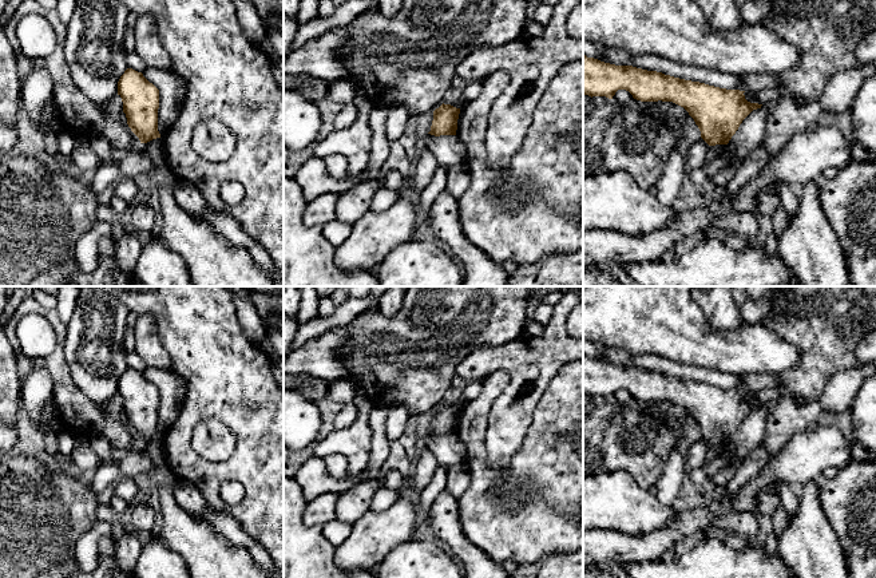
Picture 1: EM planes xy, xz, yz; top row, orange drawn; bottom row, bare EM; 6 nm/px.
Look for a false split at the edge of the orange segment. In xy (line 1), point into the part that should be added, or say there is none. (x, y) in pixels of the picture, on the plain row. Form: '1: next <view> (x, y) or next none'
1: next none

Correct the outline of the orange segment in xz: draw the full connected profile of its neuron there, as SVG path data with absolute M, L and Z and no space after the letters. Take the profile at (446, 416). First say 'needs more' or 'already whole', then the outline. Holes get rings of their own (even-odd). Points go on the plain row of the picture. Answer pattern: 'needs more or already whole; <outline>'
already whole; M443 403L433 411L433 420L428 434L435 436L456 435L459 413L460 408Z

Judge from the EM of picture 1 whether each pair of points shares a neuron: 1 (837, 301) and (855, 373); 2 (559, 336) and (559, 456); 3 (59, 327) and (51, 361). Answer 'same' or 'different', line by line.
1: different
2: different
3: same

